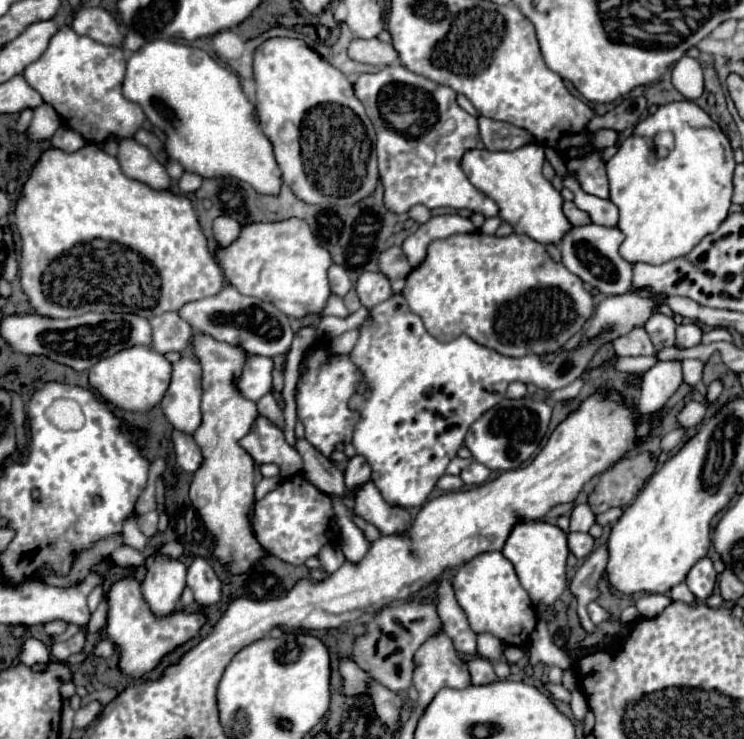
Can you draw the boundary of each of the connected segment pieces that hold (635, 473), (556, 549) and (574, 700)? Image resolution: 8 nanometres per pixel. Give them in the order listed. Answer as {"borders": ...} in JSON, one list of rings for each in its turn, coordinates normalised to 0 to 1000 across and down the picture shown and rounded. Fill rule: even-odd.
{"borders":[[[[849,612],[847,617],[833,622],[825,633],[806,644],[809,655],[801,658],[790,679],[796,693],[806,696],[820,687],[841,687],[863,663],[863,658],[879,639],[879,631],[882,622],[876,622],[871,612]],[[812,652],[817,660],[812,660]]],[[[704,706],[694,709],[685,728],[680,731],[675,750],[688,760],[694,779],[702,790],[702,796],[710,801],[712,815],[718,817],[723,836],[731,842],[739,842],[747,828],[745,817],[758,804],[763,788],[761,788],[761,755],[763,755],[763,736],[761,723],[737,706]]],[[[780,931],[769,936],[766,957],[770,965],[772,976],[785,977],[789,963],[789,949]]]]}

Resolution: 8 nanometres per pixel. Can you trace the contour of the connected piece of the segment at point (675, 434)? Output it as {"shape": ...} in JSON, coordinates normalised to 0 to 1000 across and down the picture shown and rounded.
{"shape":[[[909,579],[909,582],[898,585],[898,587],[890,593],[887,606],[890,606],[890,612],[903,612],[909,604],[917,601],[917,595],[919,595],[919,582],[917,582],[917,579]]]}

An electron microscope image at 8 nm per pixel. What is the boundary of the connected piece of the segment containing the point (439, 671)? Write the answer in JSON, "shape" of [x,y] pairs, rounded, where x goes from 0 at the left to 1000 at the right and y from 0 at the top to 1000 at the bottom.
{"shape":[[[597,855],[581,861],[581,866],[570,869],[559,885],[559,909],[556,909],[556,931],[562,934],[562,958],[570,961],[581,945],[586,942],[586,936],[591,931],[626,931],[632,928],[632,909],[629,909],[629,899],[624,893],[616,890],[616,882],[608,877],[608,866],[602,866],[602,861]]]}

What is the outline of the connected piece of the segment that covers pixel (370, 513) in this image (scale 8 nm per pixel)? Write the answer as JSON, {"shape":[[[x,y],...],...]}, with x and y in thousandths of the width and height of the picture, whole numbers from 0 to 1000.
{"shape":[[[500,652],[489,655],[489,660],[478,666],[476,696],[503,709],[513,723],[532,720],[532,714],[543,714],[543,709],[548,709],[551,704],[543,687],[527,687],[527,682],[516,682],[516,674],[511,671],[511,666],[505,666],[505,658]]]}

